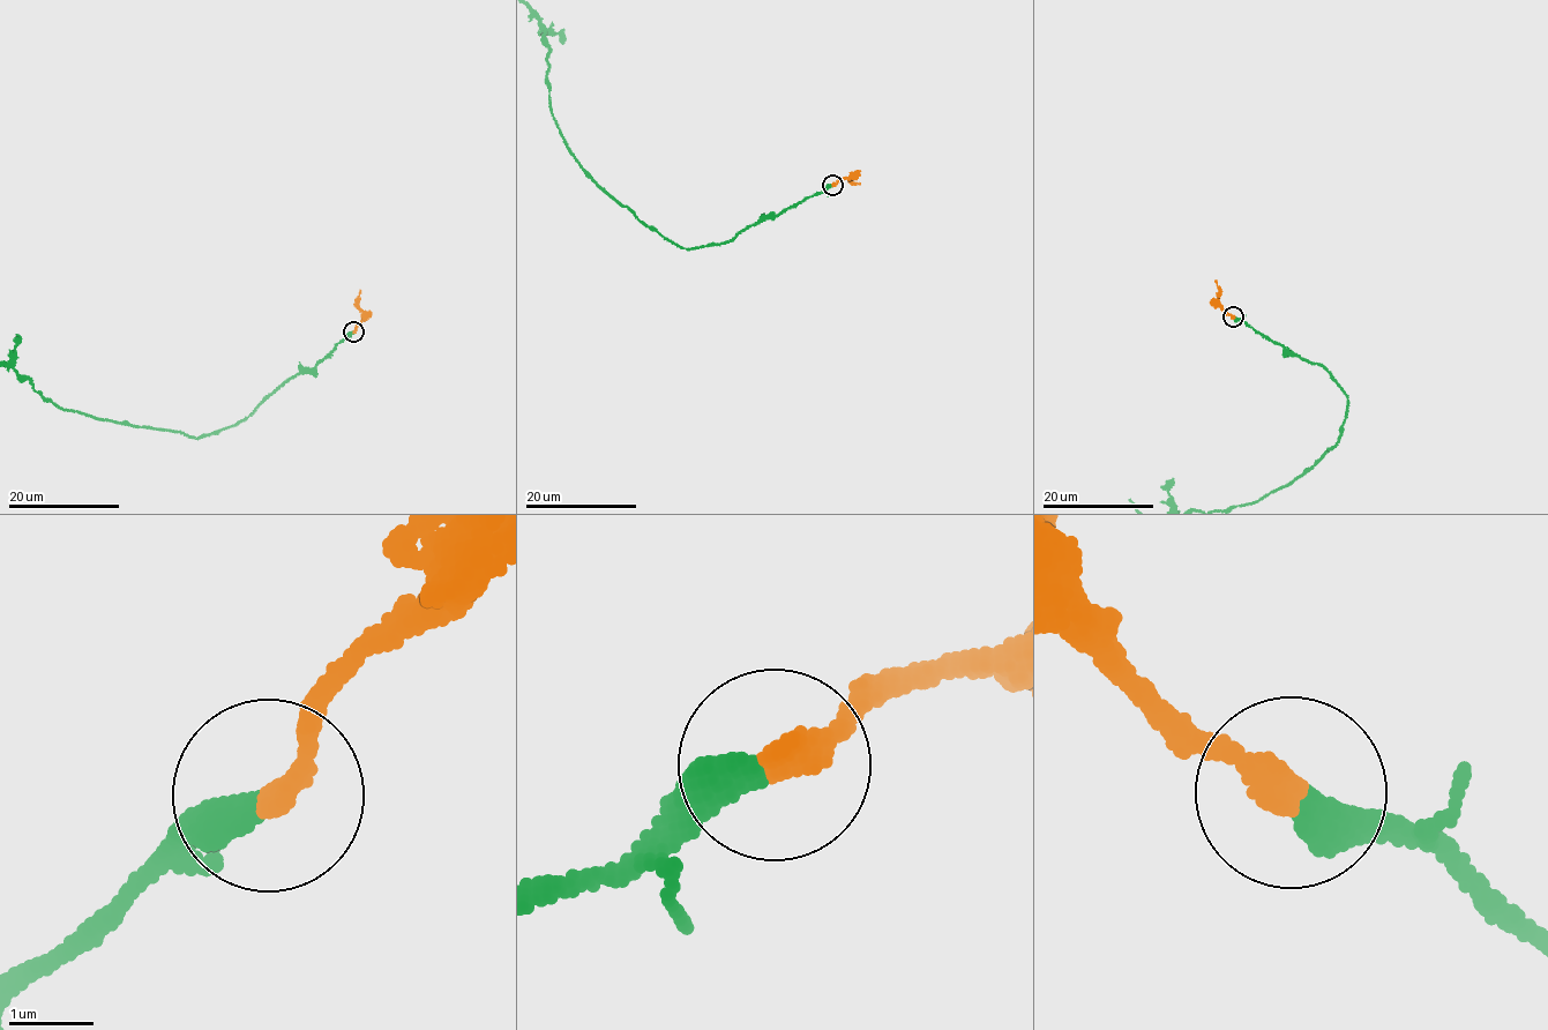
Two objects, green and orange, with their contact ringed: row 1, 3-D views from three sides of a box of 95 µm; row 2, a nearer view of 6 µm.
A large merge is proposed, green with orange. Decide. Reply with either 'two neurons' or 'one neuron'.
one neuron

